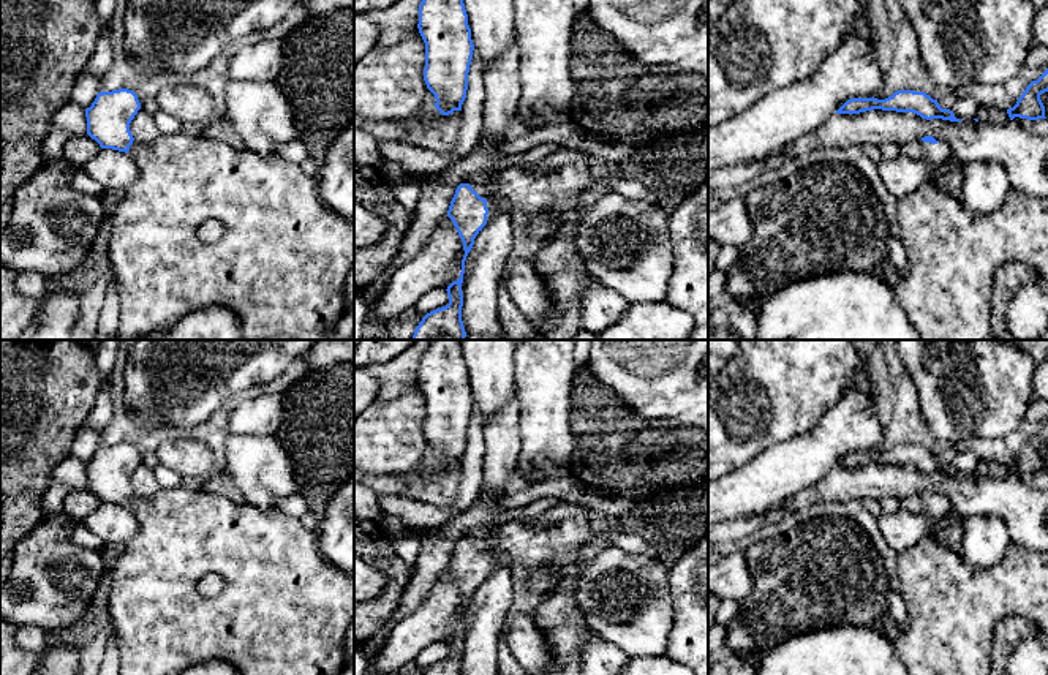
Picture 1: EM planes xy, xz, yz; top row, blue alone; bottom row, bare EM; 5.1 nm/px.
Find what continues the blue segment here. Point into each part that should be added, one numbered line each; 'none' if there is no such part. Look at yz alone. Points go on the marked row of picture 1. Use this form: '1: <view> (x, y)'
1: yz (938, 154)

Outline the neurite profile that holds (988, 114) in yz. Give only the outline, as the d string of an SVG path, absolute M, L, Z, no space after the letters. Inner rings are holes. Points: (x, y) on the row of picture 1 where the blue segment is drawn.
M978 104L975 119L983 123L1005 125L1010 117L1007 109L999 109L990 104Z

